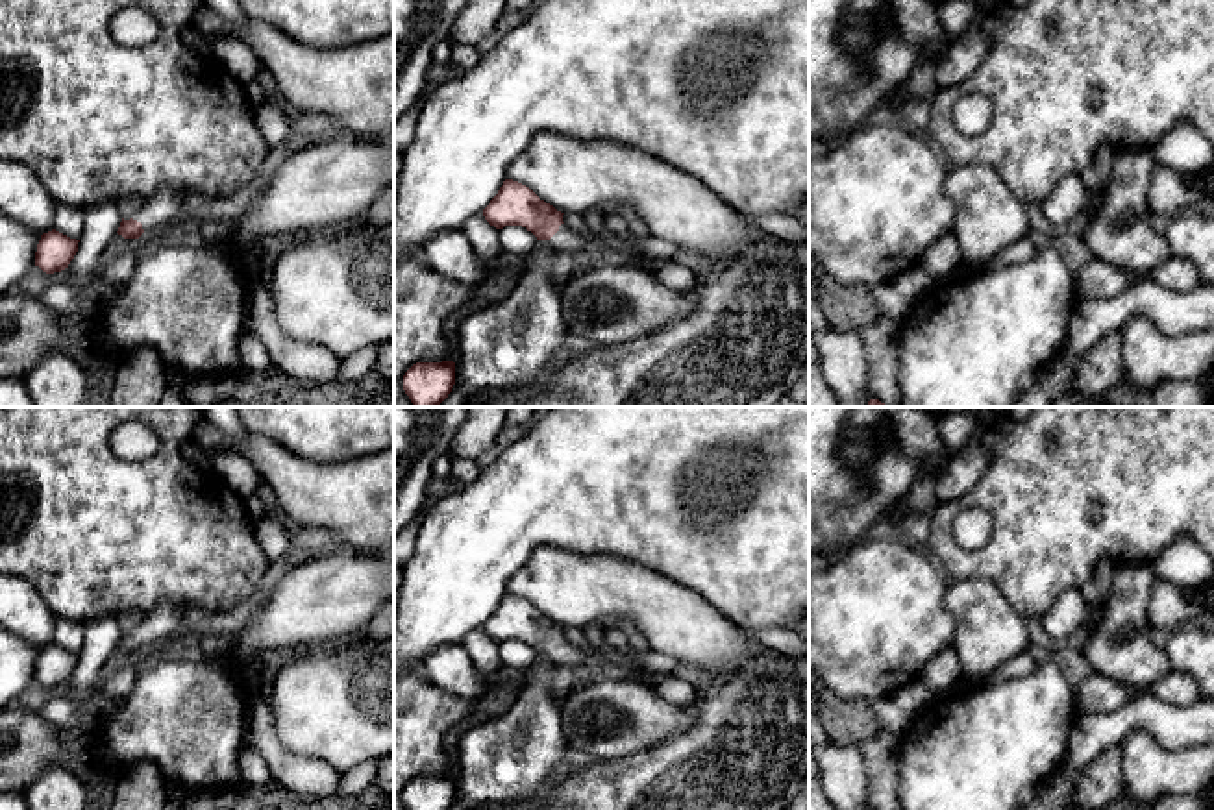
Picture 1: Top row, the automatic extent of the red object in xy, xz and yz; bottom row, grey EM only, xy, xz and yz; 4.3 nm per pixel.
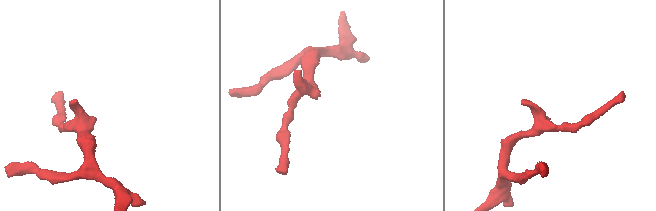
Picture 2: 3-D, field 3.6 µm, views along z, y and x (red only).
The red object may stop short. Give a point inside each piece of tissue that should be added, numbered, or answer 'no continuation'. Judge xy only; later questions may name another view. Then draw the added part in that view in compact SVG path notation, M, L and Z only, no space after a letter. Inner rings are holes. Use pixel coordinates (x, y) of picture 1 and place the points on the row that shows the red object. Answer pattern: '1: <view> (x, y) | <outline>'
1: xy (161, 208) | M161 189L146 198L133 220L142 224L144 233L150 233L176 220L183 198L185 194L181 190Z

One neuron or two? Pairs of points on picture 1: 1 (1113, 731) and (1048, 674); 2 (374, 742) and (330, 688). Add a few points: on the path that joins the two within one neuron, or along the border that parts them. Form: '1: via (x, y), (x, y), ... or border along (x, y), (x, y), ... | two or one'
1: border along (1076, 711), (1065, 753) | two
2: via (371, 729), (343, 701) | one

